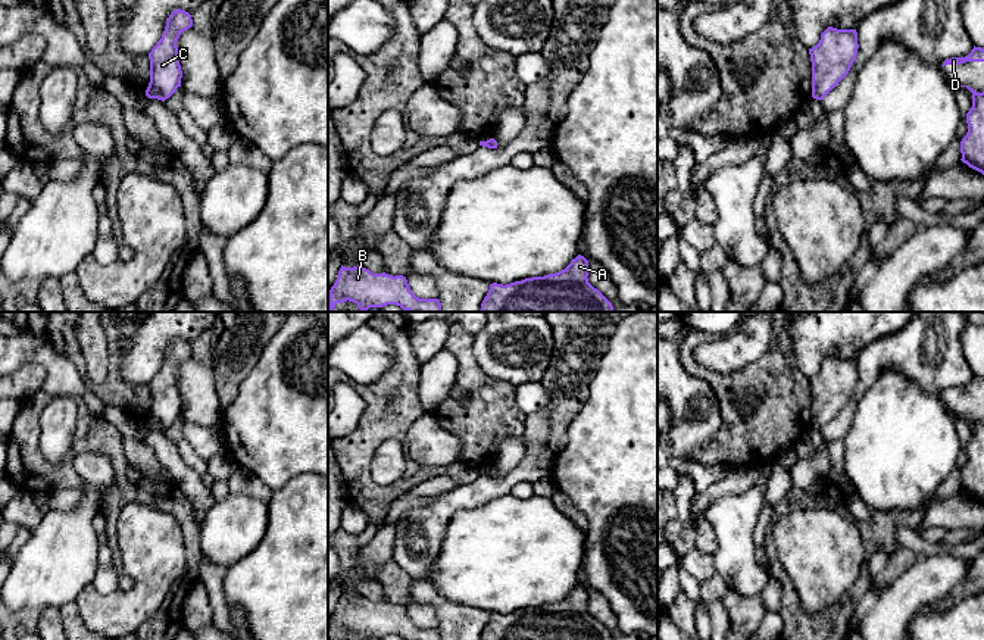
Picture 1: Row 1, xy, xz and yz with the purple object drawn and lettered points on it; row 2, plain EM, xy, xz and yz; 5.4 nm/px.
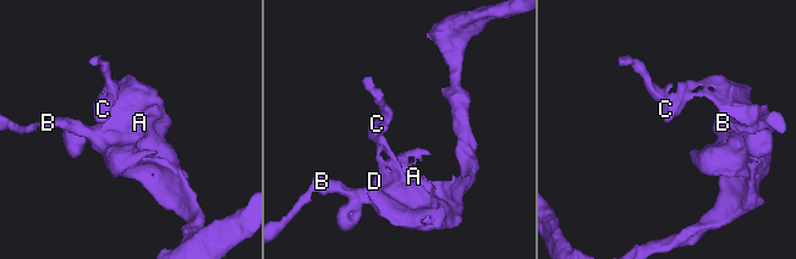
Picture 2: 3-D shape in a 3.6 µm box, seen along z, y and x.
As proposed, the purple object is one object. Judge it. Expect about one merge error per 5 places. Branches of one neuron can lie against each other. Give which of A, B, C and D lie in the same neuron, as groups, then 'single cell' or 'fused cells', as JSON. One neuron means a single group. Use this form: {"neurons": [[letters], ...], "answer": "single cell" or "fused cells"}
{"neurons": [["A", "B", "C", "D"]], "answer": "single cell"}

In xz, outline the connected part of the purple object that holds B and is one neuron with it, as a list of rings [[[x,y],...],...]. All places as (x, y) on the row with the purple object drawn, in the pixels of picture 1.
[[[341,265],[329,290],[329,312],[334,312],[337,303],[347,300],[356,303],[362,312],[387,305],[400,306],[407,312],[443,312],[438,299],[416,297],[406,277],[393,277],[385,272],[372,274],[360,265],[353,268]]]

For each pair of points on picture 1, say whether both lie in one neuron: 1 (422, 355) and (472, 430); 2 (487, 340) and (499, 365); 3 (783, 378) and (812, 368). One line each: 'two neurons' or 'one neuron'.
1: two neurons
2: one neuron
3: two neurons

